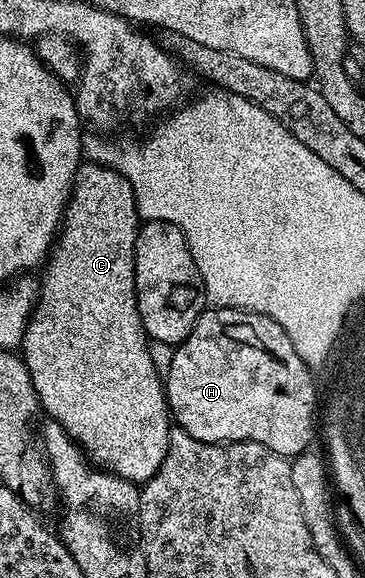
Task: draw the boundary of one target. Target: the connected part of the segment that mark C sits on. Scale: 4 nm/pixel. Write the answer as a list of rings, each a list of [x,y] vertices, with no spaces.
[[[84,162],[81,163],[80,169],[76,172],[76,182],[72,186],[72,197],[68,199],[68,204],[64,208],[64,219],[61,223],[59,233],[56,237],[55,244],[52,245],[52,250],[48,254],[46,263],[43,265],[42,273],[39,277],[40,290],[38,293],[38,299],[36,302],[36,307],[33,308],[31,317],[24,331],[24,343],[22,345],[22,359],[24,365],[28,367],[28,373],[32,379],[32,385],[36,391],[36,396],[40,400],[40,407],[46,413],[47,419],[56,420],[61,426],[62,430],[66,430],[66,434],[70,434],[70,438],[79,444],[81,450],[84,451],[85,456],[88,457],[89,461],[95,467],[106,471],[113,472],[115,476],[120,476],[123,480],[131,480],[133,484],[137,486],[142,486],[149,480],[152,475],[158,470],[158,466],[162,466],[162,458],[166,458],[166,450],[168,449],[168,434],[170,431],[170,413],[168,410],[168,398],[164,395],[164,382],[162,379],[162,372],[156,369],[156,360],[152,357],[152,352],[148,347],[150,347],[150,341],[148,335],[144,332],[144,327],[142,326],[142,318],[138,314],[138,302],[136,301],[136,279],[134,278],[134,254],[136,253],[136,239],[140,233],[141,218],[136,209],[136,203],[134,202],[134,190],[130,186],[130,182],[126,182],[126,178],[122,174],[118,174],[118,170],[113,168],[108,168],[105,164],[97,164],[95,162]]]

